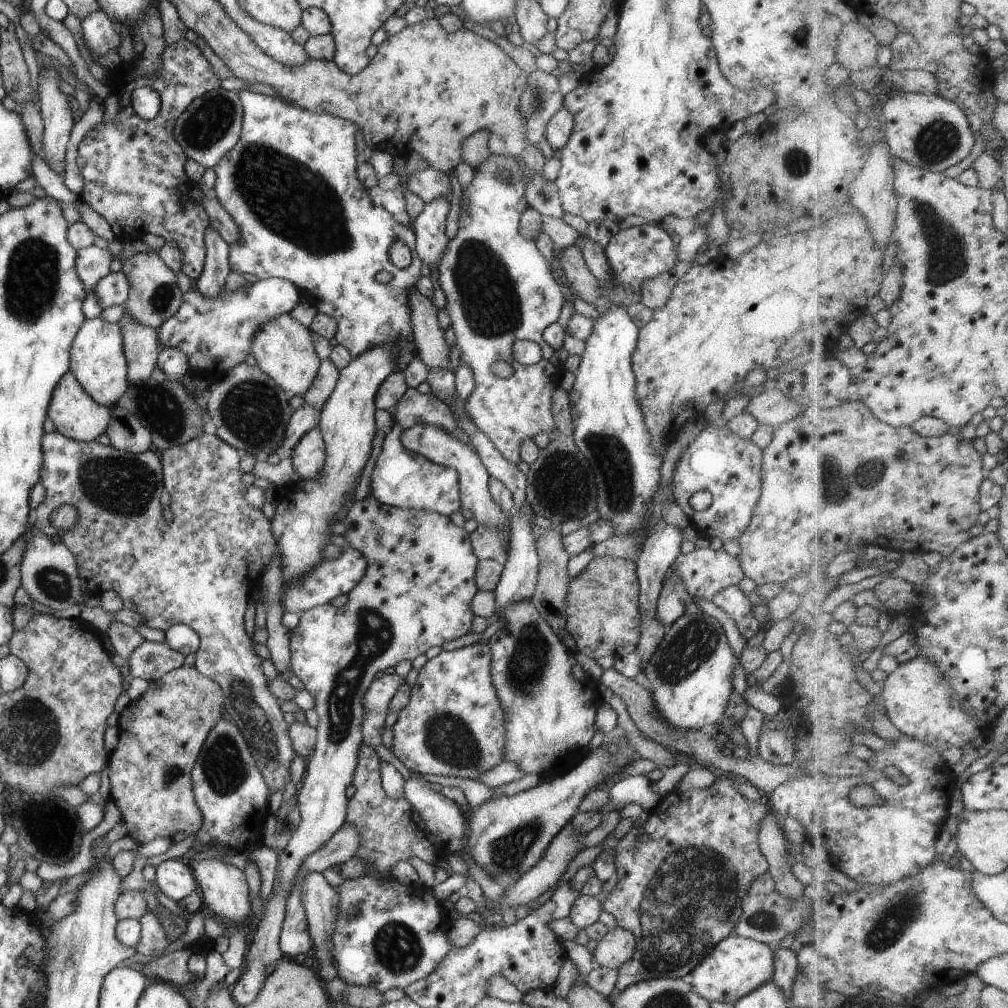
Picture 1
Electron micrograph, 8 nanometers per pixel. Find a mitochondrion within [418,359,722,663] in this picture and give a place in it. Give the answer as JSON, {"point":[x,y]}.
{"point":[615,469]}

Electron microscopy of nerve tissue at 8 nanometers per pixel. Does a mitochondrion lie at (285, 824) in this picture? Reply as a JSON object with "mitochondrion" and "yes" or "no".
{"mitochondrion":"no"}

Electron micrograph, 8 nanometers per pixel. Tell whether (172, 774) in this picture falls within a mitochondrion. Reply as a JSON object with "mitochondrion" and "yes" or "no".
{"mitochondrion":"yes"}

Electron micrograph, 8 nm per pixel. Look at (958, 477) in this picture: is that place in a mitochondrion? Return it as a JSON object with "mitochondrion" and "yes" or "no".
{"mitochondrion":"no"}

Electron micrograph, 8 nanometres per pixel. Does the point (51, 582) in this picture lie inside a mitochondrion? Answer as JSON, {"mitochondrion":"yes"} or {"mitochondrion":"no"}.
{"mitochondrion":"yes"}

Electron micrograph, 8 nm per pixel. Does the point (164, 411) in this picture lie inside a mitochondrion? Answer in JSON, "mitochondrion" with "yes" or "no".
{"mitochondrion":"yes"}

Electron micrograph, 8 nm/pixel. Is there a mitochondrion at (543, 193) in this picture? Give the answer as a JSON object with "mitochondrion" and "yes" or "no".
{"mitochondrion":"yes"}

